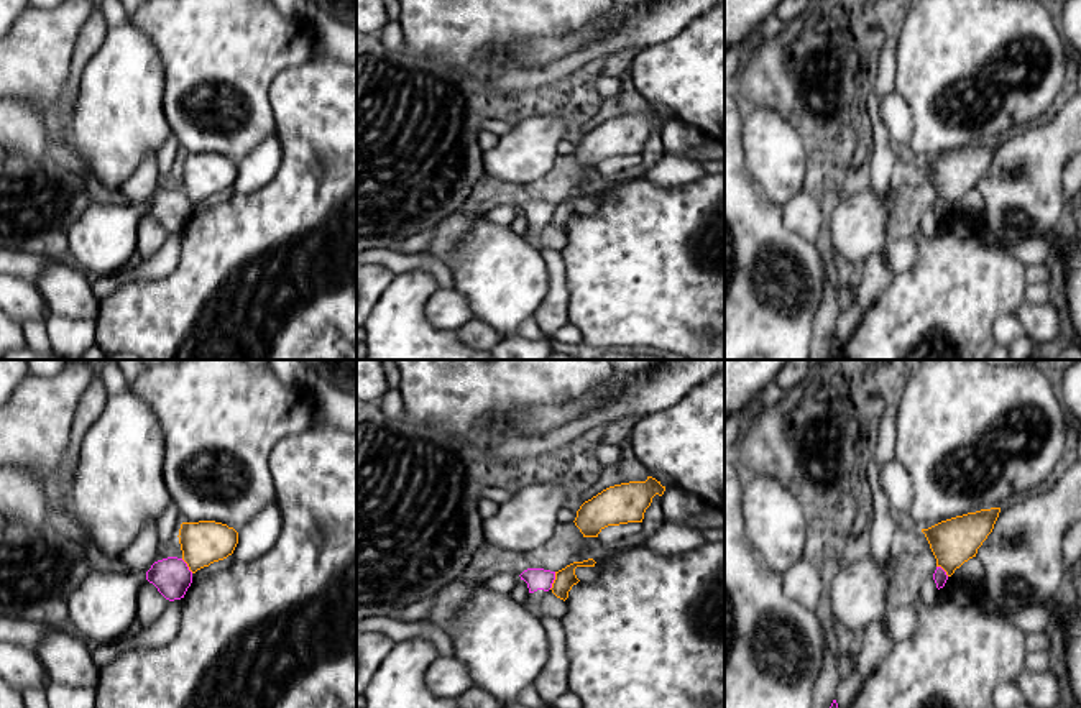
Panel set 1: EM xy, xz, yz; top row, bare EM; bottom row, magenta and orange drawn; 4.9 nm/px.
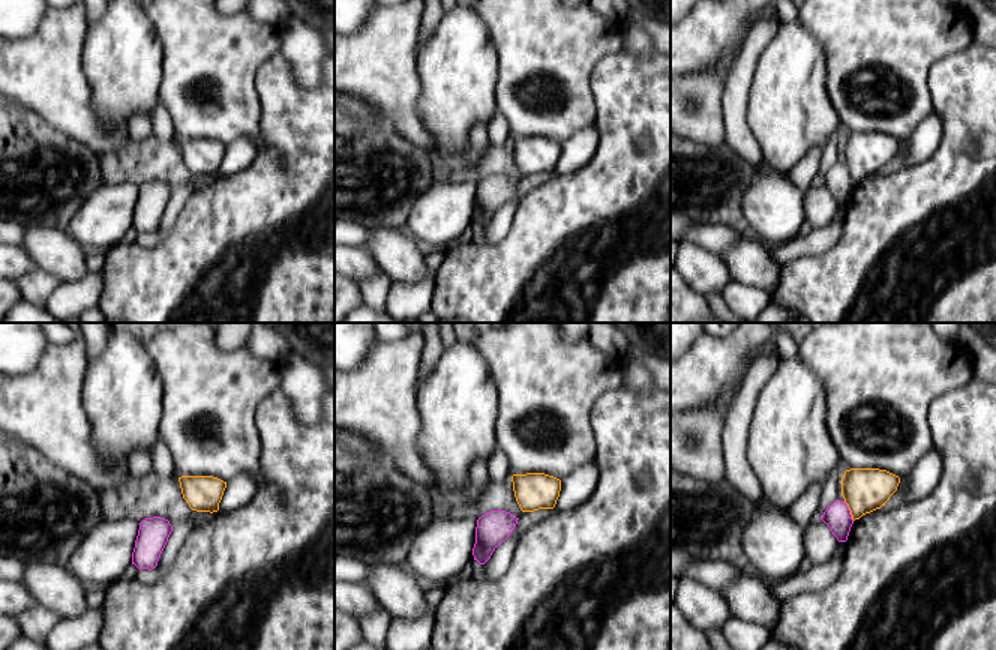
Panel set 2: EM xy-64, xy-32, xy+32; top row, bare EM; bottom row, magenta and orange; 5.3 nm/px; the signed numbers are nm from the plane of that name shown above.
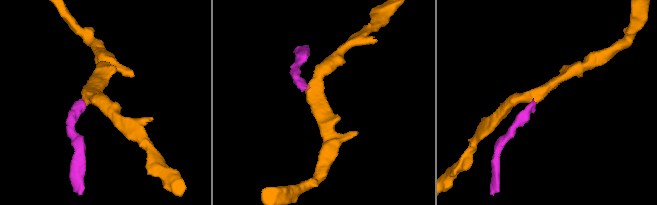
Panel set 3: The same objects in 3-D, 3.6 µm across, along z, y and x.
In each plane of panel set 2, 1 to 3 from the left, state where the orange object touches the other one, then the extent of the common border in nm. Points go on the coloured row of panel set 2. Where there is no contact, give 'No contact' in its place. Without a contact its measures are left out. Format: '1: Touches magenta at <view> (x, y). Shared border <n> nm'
1: No contact
2: No contact
3: Touches magenta at xy+32 (849, 511). Shared border 120 nm

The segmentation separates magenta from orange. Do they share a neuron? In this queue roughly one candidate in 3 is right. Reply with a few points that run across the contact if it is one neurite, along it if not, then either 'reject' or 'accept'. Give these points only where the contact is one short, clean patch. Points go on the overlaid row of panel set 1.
line xz (556, 572), (549, 588); reject

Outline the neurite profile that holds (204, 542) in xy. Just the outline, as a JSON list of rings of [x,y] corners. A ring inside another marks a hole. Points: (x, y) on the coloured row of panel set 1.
[[[215,521],[182,522],[177,537],[192,573],[227,559],[238,544],[238,532]]]

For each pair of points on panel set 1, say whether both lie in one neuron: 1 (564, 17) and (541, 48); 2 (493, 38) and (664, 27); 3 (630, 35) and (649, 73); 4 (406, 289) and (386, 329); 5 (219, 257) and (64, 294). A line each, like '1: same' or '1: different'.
1: different
2: different
3: different
4: same
5: different

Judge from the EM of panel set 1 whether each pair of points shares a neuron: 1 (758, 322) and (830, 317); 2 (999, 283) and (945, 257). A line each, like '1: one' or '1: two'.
1: two
2: one

